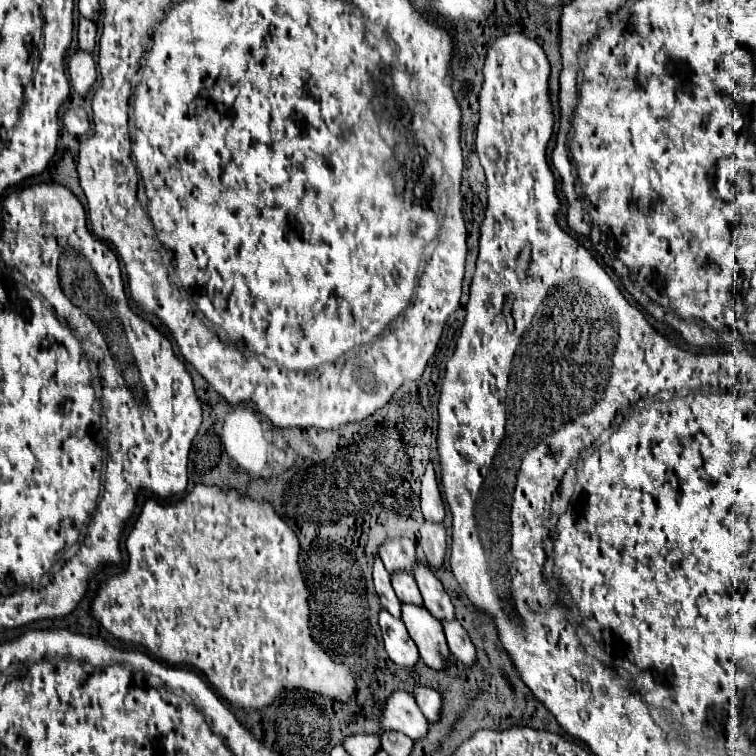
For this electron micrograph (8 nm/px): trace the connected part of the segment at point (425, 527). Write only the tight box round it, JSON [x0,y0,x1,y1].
[420,522,446,568]

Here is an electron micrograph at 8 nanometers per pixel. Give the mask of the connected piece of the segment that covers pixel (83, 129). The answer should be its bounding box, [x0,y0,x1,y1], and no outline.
[64,108,90,136]

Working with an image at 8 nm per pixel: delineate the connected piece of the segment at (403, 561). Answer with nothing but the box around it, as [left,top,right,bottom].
[380,538,418,574]

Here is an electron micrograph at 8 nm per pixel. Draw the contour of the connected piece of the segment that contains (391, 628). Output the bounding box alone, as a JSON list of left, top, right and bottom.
[380,612,420,668]

